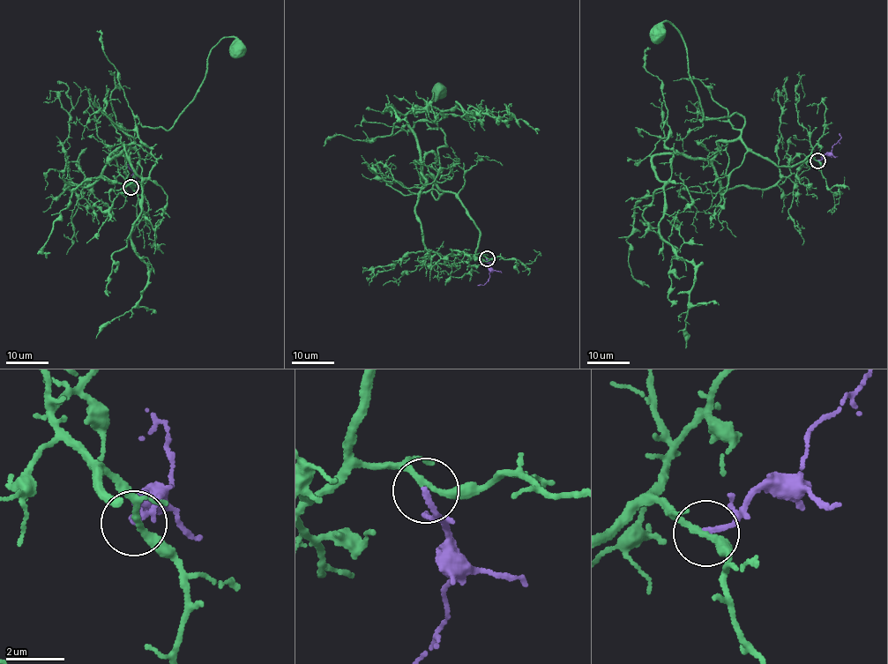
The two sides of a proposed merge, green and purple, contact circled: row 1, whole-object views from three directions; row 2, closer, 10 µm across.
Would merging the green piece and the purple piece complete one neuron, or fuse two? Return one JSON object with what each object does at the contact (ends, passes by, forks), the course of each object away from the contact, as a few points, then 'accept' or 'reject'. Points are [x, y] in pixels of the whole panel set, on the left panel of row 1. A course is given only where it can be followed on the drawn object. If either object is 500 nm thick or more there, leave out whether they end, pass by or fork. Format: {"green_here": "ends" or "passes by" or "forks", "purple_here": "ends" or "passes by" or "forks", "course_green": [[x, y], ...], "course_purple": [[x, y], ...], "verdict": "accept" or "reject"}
{"green_here": "passes by", "purple_here": "ends", "course_green": [[130, 187], [125, 180], [134, 186], [138, 124], [167, 130], [205, 78], [212, 49], [233, 36], [240, 50]], "course_purple": [[130, 187], [135, 182], [135, 175], [125, 163]], "verdict": "accept"}

